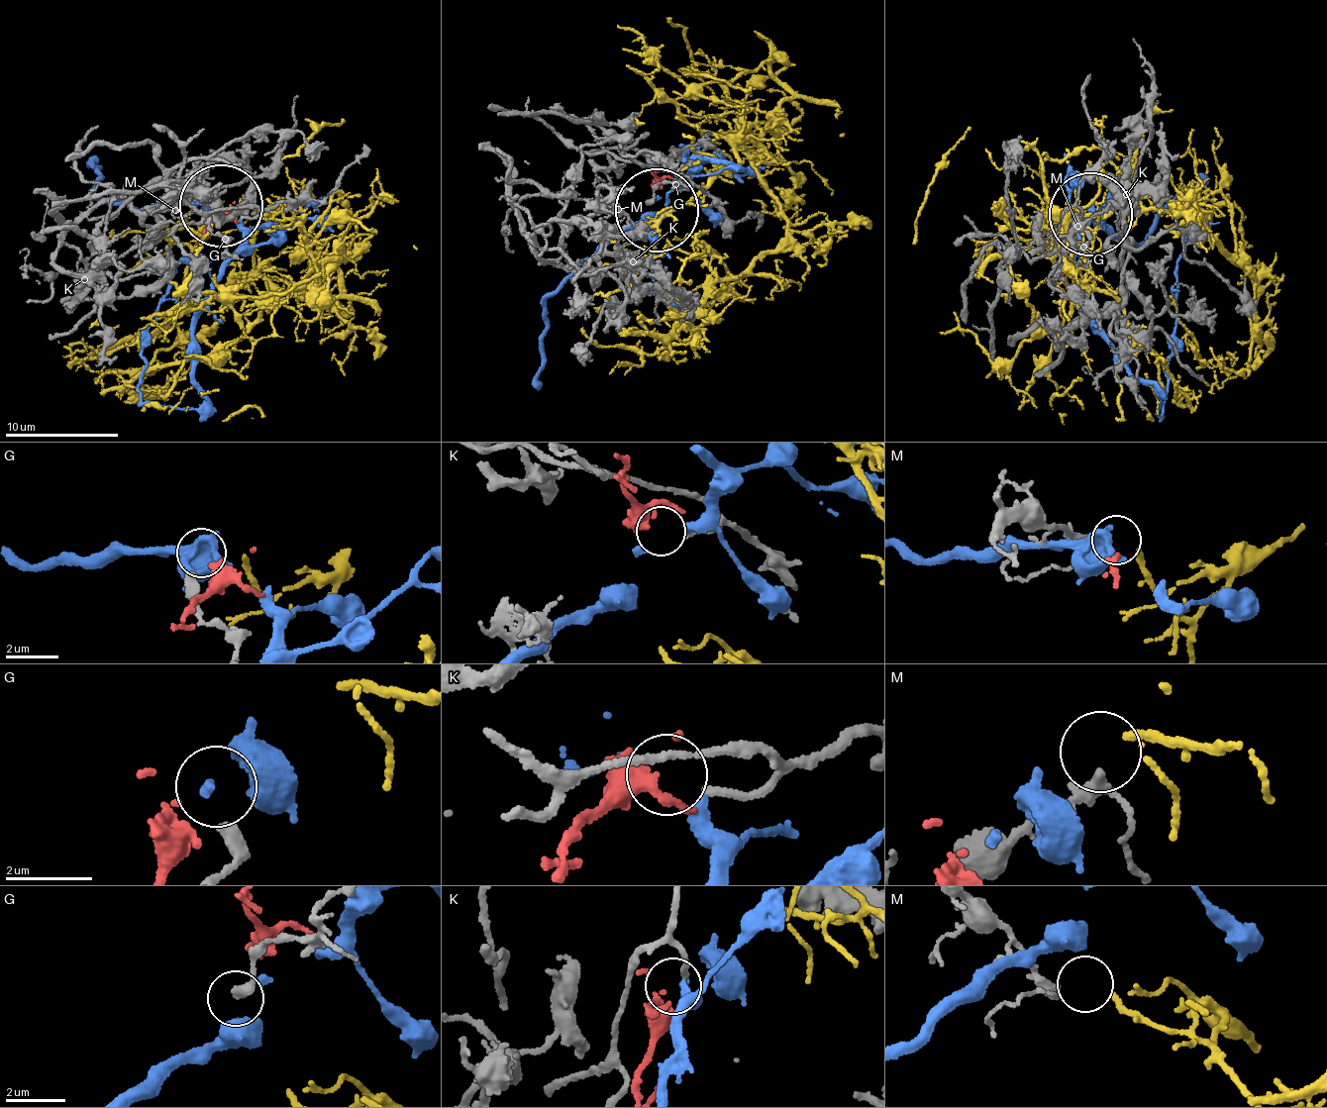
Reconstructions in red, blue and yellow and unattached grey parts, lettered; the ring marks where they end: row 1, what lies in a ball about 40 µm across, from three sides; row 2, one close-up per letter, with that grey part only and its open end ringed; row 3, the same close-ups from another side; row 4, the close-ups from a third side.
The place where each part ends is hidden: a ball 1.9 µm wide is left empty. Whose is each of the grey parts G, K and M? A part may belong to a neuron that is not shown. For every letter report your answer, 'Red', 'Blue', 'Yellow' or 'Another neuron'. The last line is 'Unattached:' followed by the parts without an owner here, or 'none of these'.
G: Another neuron
K: Red
M: Another neuron
Unattached: G, M

